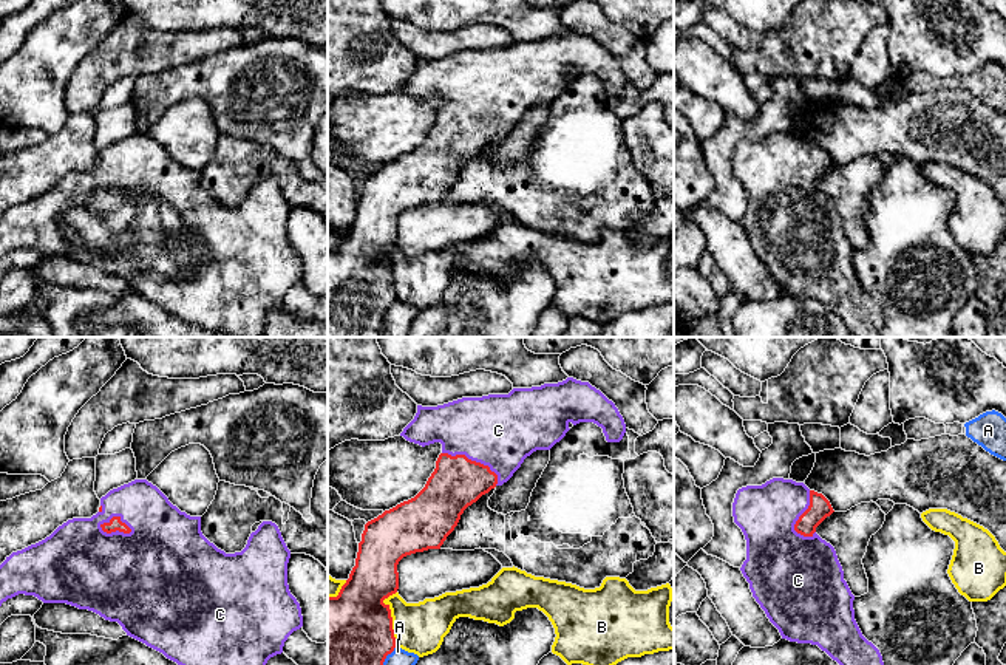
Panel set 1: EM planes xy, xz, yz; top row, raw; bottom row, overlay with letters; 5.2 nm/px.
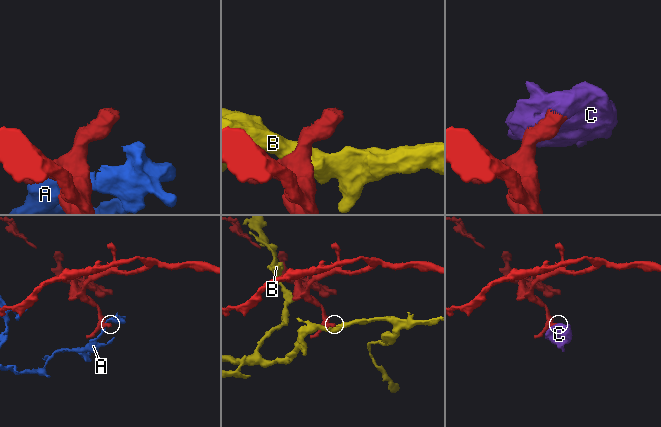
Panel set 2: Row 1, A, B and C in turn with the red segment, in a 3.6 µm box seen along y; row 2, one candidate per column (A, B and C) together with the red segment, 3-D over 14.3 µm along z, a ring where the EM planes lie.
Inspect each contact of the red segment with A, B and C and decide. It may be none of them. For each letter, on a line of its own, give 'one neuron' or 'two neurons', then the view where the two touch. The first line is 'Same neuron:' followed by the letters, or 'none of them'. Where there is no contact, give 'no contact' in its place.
Same neuron: C
A: two neurons; meets red in xz
B: two neurons; meets red in xz
C: one neuron; meets red in xy

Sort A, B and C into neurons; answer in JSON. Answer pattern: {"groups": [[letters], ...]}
{"groups": [["A"], ["B"], ["C"]]}

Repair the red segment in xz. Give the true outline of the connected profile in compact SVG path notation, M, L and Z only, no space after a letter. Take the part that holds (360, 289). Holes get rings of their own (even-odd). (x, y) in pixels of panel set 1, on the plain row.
M567 31L558 37L532 42L513 42L508 48L462 51L437 60L417 59L414 73L400 90L422 101L440 96L442 107L425 141L411 153L385 164L365 178L355 220L337 251L328 251L328 337L385 337L383 315L396 302L389 258L383 254L399 243L399 215L411 207L440 203L447 190L457 179L464 164L496 139L507 136L524 113L536 104L550 104L570 84L569 77L593 76L603 82L607 96L620 96L626 77L618 62L589 36Z

